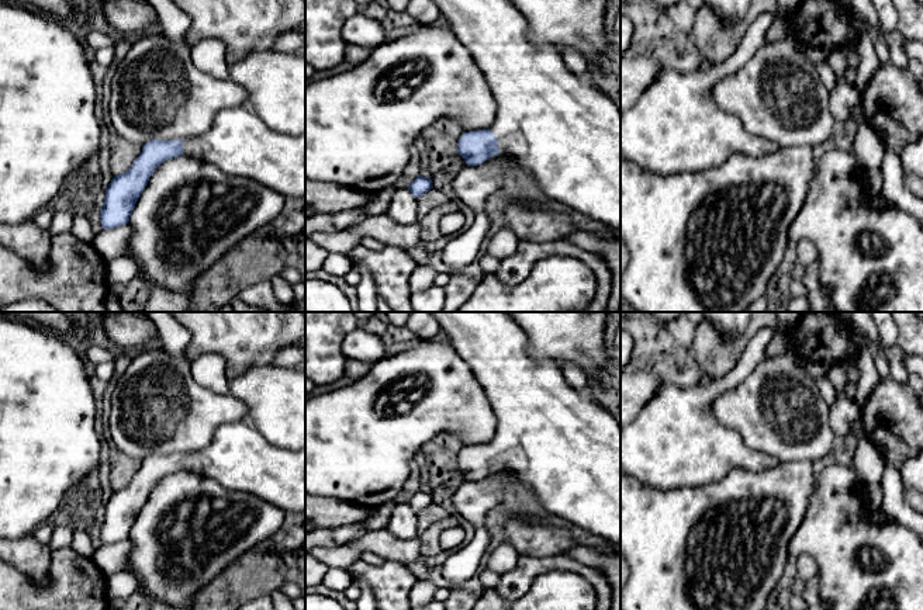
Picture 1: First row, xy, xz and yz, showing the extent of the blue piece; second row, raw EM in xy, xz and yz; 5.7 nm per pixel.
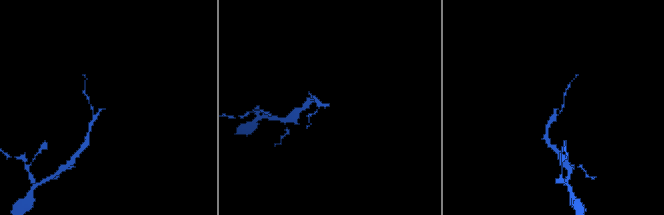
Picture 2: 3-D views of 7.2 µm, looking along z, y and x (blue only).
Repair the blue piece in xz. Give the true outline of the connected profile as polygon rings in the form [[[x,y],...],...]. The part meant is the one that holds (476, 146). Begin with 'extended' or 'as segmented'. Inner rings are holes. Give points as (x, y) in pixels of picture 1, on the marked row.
extended; [[[432,0],[445,22],[456,38],[469,49],[485,80],[490,84],[491,94],[497,104],[497,115],[494,124],[488,129],[477,129],[471,132],[463,132],[457,141],[457,153],[464,159],[469,166],[477,166],[484,163],[492,156],[507,153],[516,159],[537,181],[543,191],[557,202],[560,207],[570,209],[571,212],[580,212],[588,215],[597,221],[601,221],[606,228],[616,232],[620,238],[620,110],[615,103],[599,89],[587,86],[580,76],[571,73],[561,58],[561,52],[552,45],[535,45],[528,38],[528,22],[521,11],[514,6],[511,0]]]

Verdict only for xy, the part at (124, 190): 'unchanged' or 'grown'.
grown

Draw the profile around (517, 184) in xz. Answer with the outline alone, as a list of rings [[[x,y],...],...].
[[[499,153],[498,156],[487,159],[484,163],[501,166],[504,174],[498,191],[507,197],[505,204],[537,205],[543,208],[560,207],[512,156]]]

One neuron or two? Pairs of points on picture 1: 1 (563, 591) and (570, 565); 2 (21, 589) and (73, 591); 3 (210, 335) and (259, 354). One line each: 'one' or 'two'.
1: two
2: one
3: one

